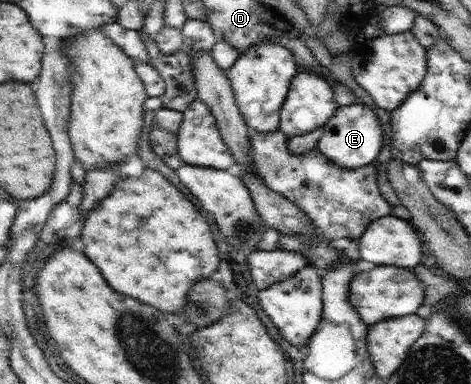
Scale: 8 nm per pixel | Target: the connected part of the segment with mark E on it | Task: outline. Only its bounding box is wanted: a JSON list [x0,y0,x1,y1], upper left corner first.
[316,103,384,168]

